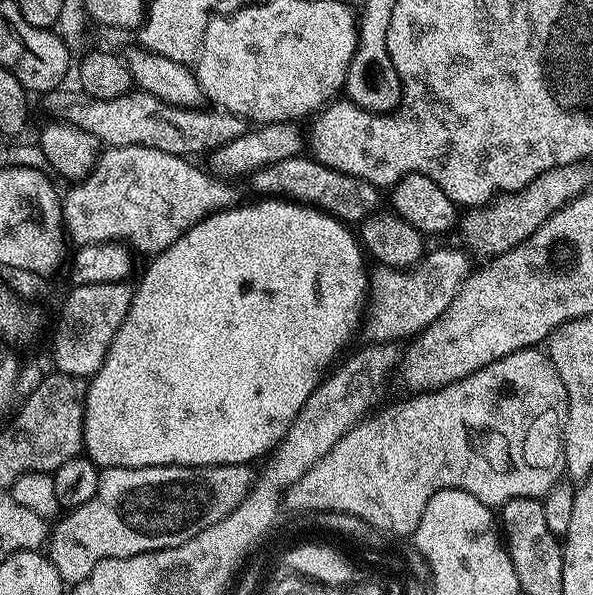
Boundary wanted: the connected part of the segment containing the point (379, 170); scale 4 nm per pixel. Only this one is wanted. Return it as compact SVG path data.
M347 99L334 100L317 113L318 122L312 134L309 133L308 146L313 159L319 161L320 164L330 166L348 176L368 180L376 187L390 188L405 173L396 172L392 164L376 164L376 140L372 140L372 132L368 132L368 126L372 126L373 115L373 113L361 110Z

